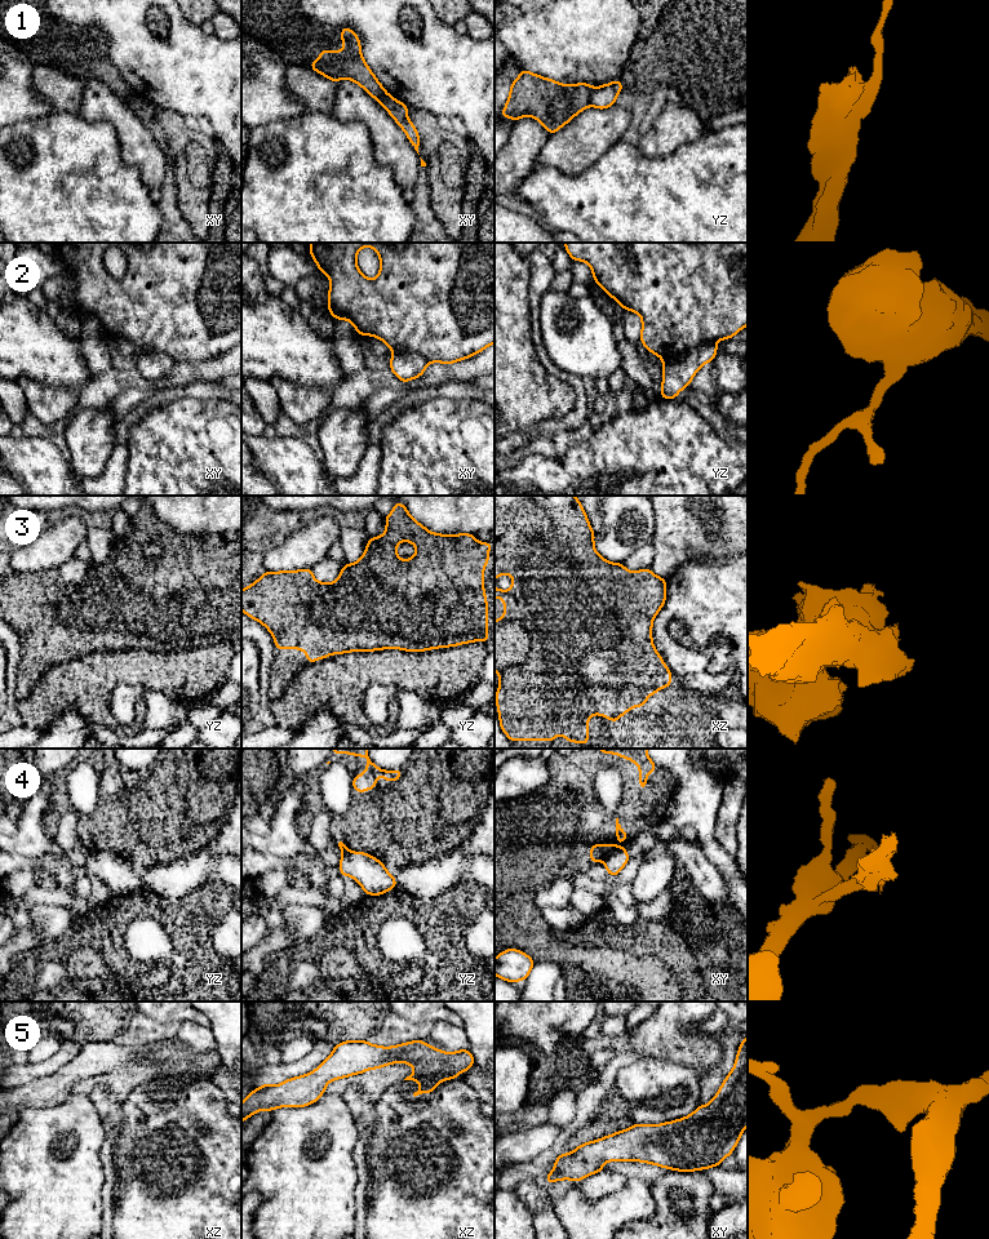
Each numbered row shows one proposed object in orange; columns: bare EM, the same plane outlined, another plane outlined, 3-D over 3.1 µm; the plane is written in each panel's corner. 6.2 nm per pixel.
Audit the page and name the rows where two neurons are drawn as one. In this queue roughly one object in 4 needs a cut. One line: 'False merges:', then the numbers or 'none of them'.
False merges: 2, 4

